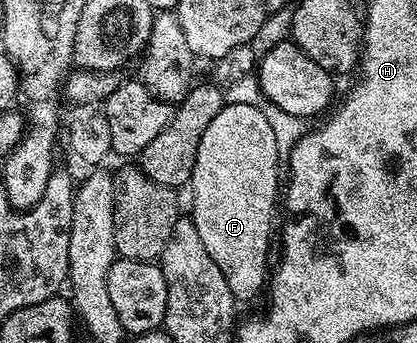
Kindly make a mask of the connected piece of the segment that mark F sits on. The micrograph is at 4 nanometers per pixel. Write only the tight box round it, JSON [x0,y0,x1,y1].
[189,102,281,303]

